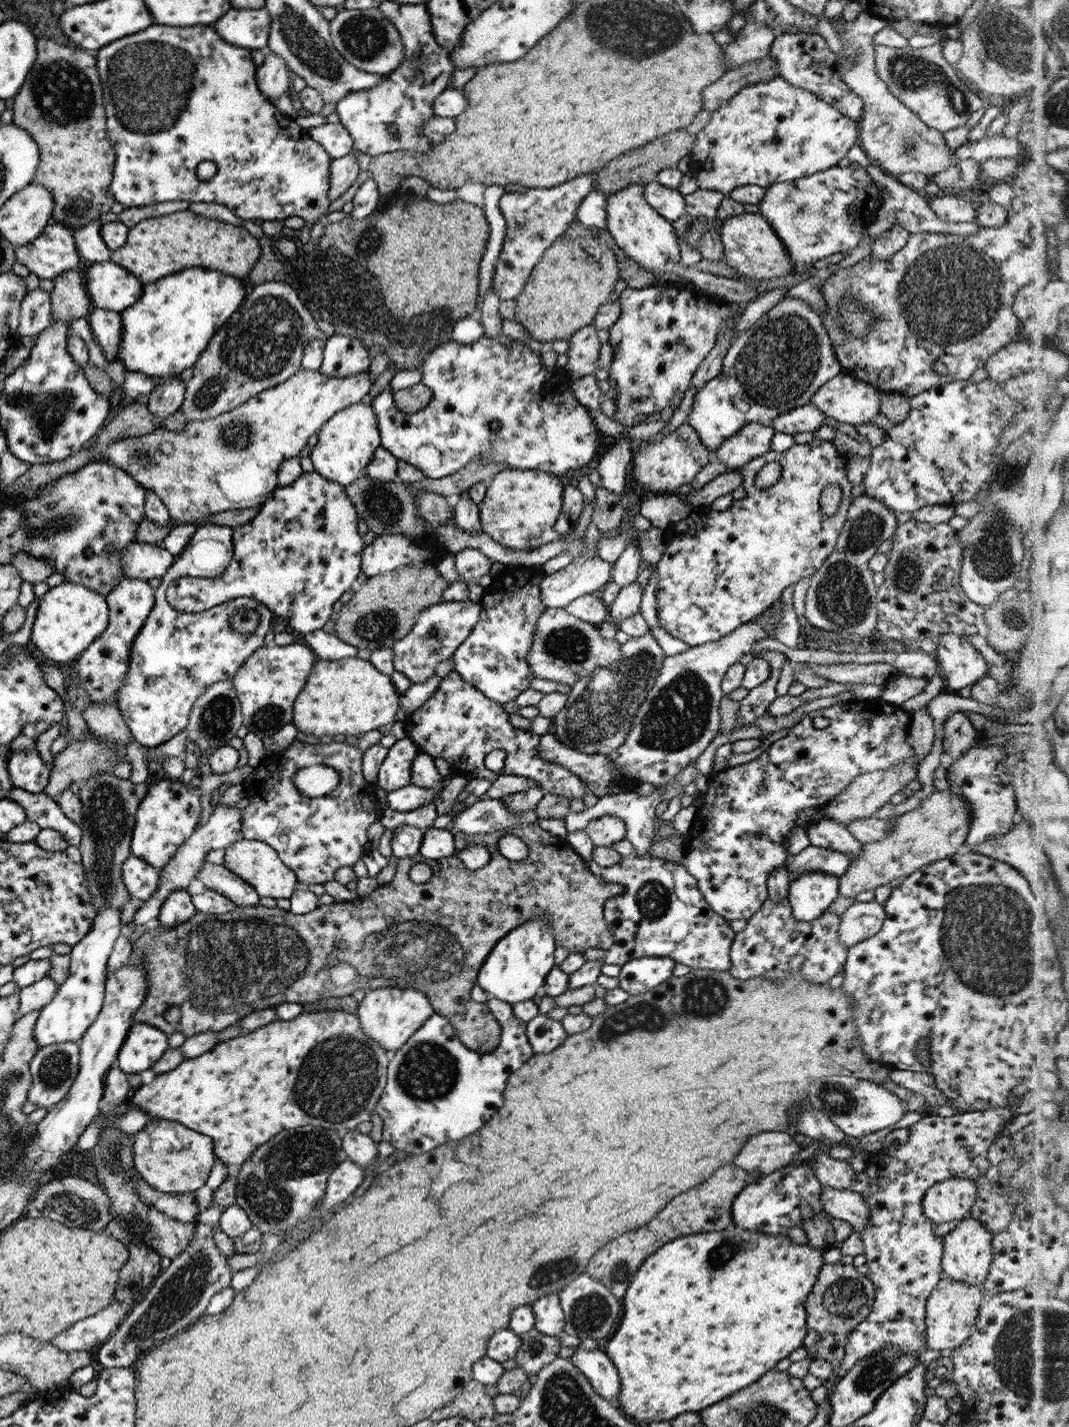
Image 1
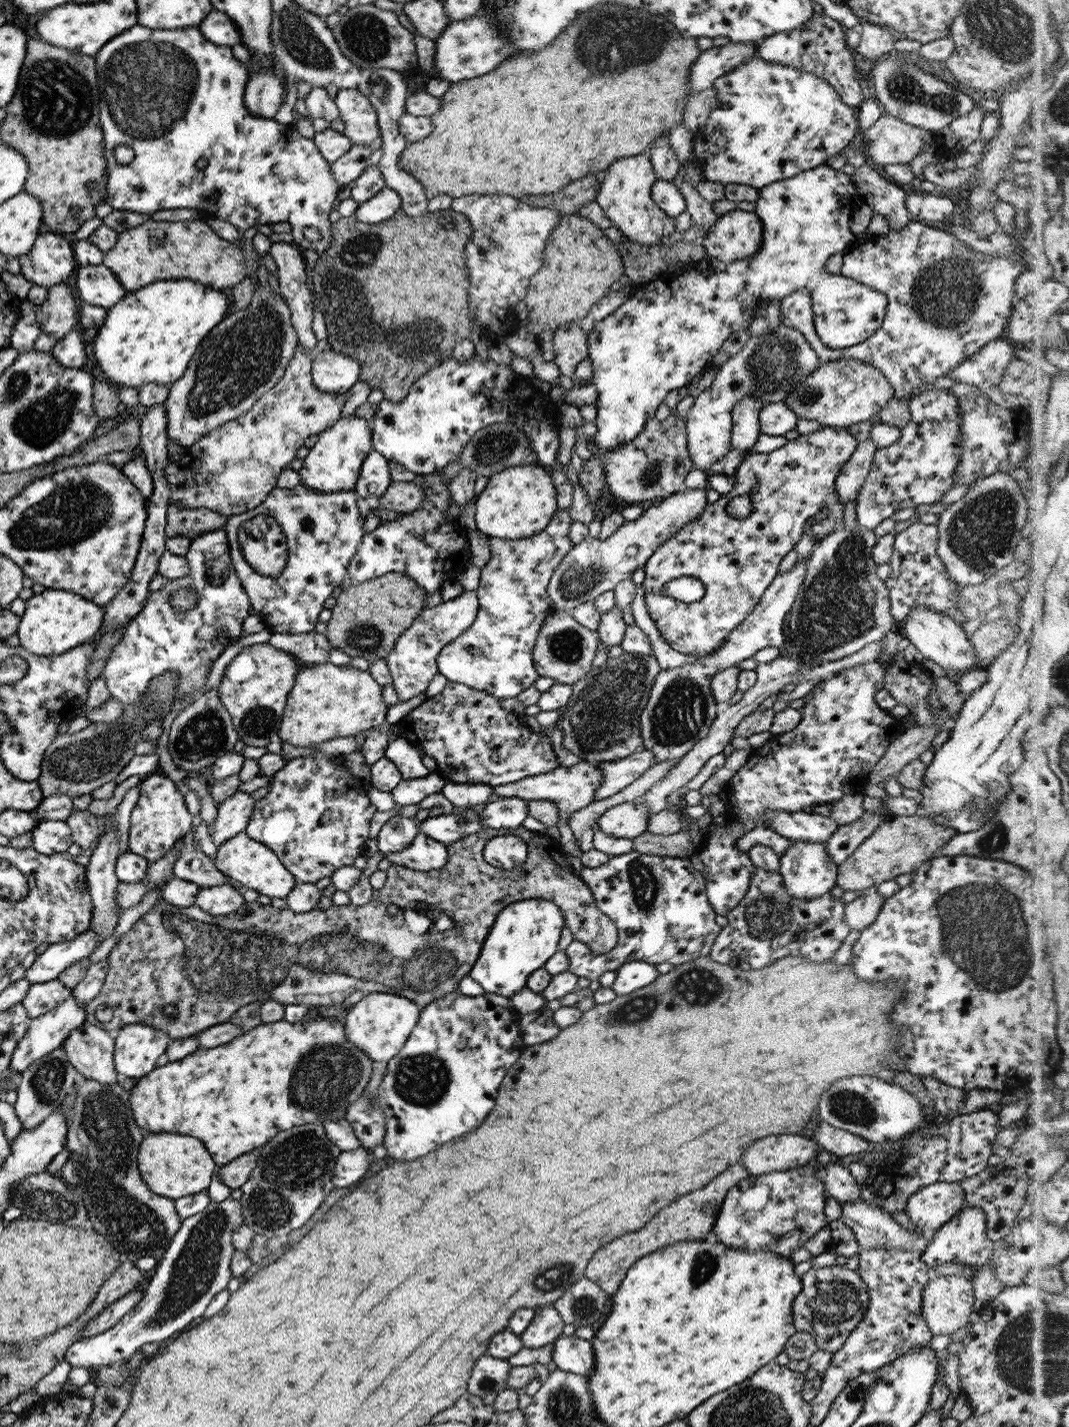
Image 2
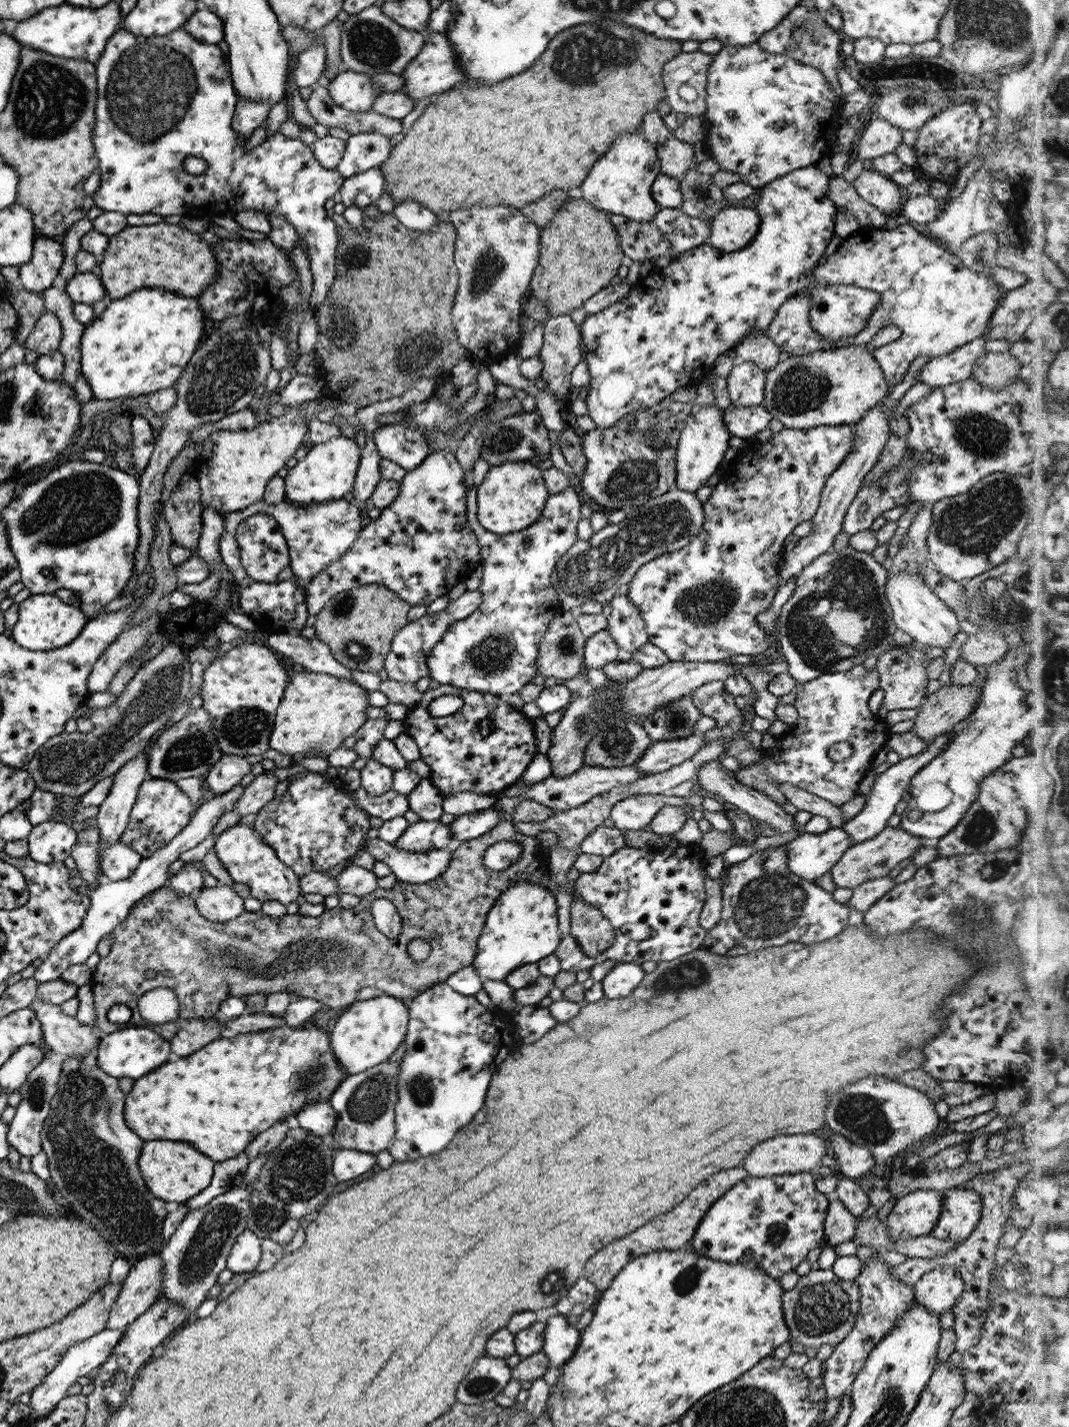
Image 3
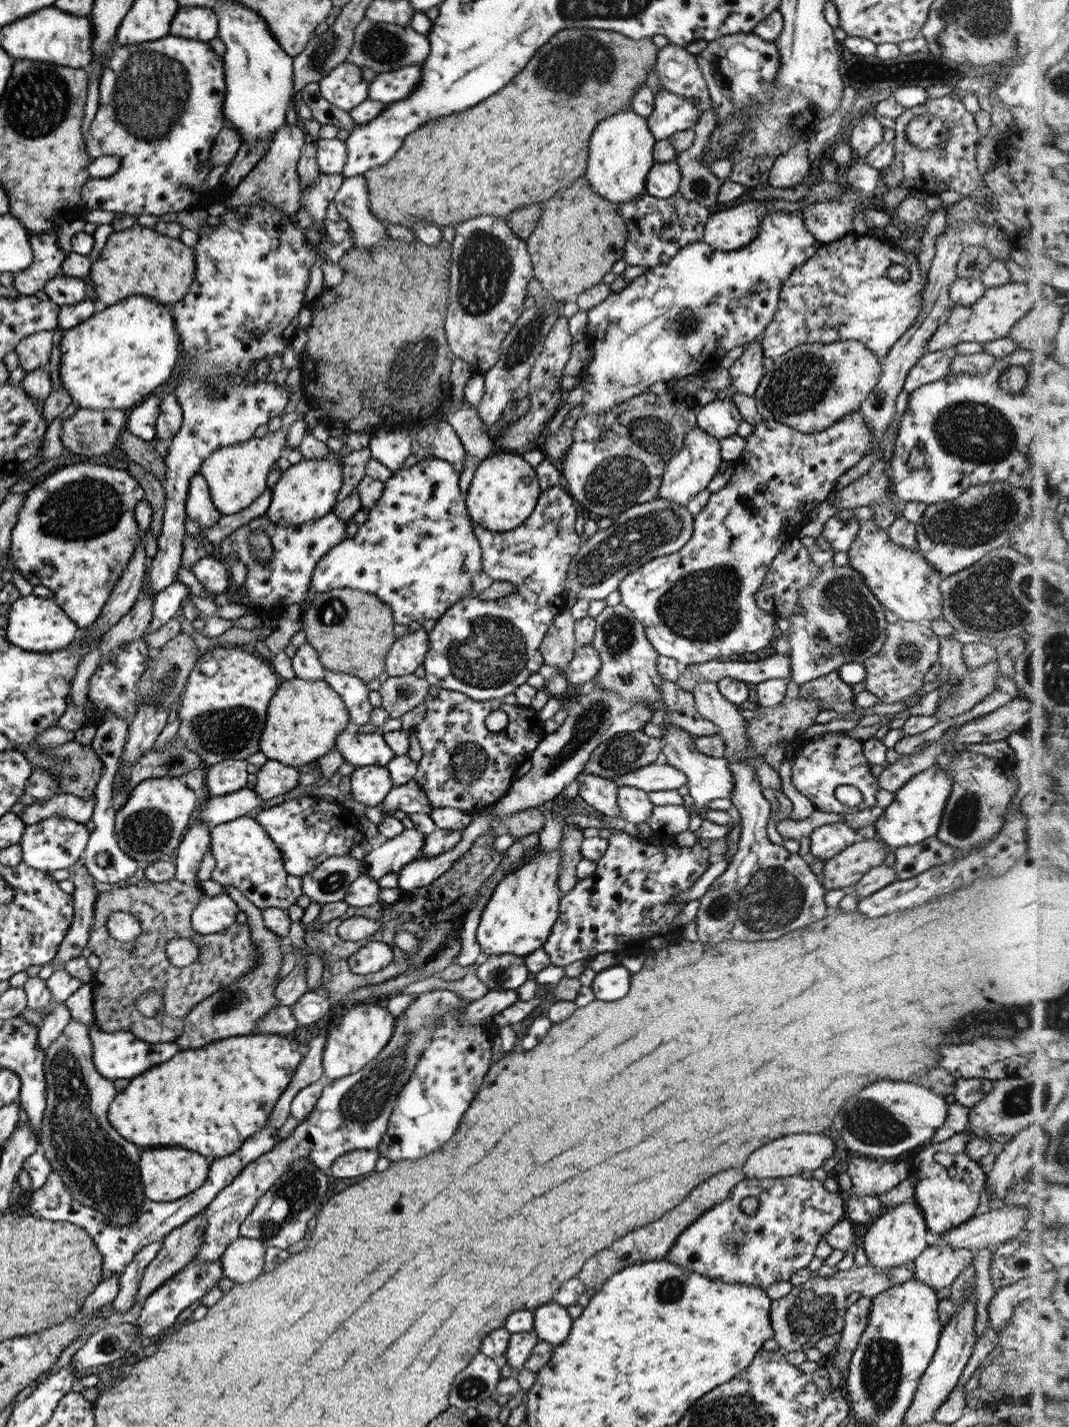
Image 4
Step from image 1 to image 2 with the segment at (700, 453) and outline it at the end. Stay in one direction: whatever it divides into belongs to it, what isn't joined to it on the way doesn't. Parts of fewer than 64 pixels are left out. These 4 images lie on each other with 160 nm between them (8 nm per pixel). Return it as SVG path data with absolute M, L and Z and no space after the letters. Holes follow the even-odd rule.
M673 410L662 421L657 421L654 416L645 420L641 433L637 433L633 440L607 451L600 460L609 496L629 505L644 504L685 490L683 479L692 469L685 440L684 419L674 415Z

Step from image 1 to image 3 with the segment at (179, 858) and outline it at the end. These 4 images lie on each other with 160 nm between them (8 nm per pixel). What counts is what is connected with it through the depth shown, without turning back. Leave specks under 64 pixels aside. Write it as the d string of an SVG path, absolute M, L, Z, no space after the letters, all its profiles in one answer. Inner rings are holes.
M264 770L254 778L248 778L243 783L243 790L236 802L234 812L241 817L246 814L256 814L263 808L271 799L273 790L277 786L277 778L275 778L274 770Z

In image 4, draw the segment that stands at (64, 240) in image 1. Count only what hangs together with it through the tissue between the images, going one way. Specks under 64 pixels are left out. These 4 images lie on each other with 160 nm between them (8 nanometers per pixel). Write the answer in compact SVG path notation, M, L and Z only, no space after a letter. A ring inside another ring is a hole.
M54 232L31 233L28 241L33 255L31 264L13 274L11 285L19 295L24 296L42 291L45 282L59 274L60 264L67 255L57 244Z

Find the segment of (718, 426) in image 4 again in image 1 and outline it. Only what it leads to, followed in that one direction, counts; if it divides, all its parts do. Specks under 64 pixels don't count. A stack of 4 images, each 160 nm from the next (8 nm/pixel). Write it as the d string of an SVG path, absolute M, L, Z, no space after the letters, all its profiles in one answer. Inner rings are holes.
M804 404L773 418L770 427L774 432L797 434L798 432L817 431L823 425L823 416L812 404Z

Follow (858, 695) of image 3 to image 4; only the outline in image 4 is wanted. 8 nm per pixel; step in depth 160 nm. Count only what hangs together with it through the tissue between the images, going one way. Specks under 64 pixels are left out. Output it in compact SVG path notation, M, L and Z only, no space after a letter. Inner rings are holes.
M838 672L821 676L799 686L797 698L805 698L819 704L819 710L832 710L836 713L857 713L855 698L849 686L843 683ZM843 733L836 735L821 734L817 739L807 739L805 743L797 742L797 750L792 754L791 785L797 792L807 797L812 806L821 812L856 813L859 810L875 805L874 794L878 790L875 778L870 774L871 766L861 753L860 741L856 736L847 737ZM851 785L861 793L861 802L854 807L839 803L833 797L837 786Z

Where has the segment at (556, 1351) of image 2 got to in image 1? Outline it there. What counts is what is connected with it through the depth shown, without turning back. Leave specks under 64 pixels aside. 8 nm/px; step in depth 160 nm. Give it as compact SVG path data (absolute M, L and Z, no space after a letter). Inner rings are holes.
M576 1346L570 1361L579 1372L585 1375L593 1391L610 1405L618 1408L619 1379L613 1363L599 1349L584 1350Z

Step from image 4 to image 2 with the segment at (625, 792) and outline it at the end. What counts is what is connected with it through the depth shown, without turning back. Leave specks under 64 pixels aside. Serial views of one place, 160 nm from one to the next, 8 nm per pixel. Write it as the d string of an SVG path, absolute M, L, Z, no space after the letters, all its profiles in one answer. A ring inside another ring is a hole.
M627 801L607 809L597 820L598 830L614 837L634 839L646 830L648 806Z

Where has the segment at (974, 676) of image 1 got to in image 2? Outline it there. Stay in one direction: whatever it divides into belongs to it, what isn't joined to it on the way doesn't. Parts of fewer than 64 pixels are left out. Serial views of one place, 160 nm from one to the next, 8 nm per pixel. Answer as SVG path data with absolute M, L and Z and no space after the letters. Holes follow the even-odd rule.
M921 605L911 607L907 616L900 622L900 630L903 638L907 639L917 649L917 652L923 655L924 659L934 662L945 670L945 673L955 669L960 675L977 668L977 656L971 649L967 635L956 620L940 612L926 609Z

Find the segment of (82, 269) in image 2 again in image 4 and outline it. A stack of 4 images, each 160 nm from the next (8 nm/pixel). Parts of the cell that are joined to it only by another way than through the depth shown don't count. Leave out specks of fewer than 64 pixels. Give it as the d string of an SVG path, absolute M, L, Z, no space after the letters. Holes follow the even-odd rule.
M56 274L45 282L42 292L58 307L75 304L85 299L85 283L79 278Z

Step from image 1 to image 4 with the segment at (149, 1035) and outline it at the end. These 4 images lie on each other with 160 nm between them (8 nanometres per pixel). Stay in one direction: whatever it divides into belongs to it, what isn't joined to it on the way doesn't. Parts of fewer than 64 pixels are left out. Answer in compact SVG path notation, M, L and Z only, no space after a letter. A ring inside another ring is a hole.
M93 1024L88 1028L88 1037L90 1038L92 1048L93 1068L107 1080L115 1080L116 1078L129 1078L139 1076L148 1068L169 1060L169 1056L173 1056L179 1050L178 1046L171 1042L151 1043L139 1040L134 1034L127 1033L125 1030L109 1033L98 1029Z

